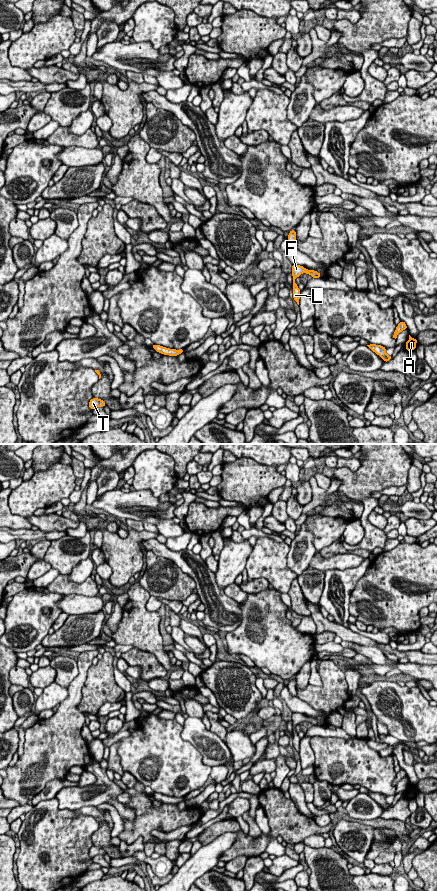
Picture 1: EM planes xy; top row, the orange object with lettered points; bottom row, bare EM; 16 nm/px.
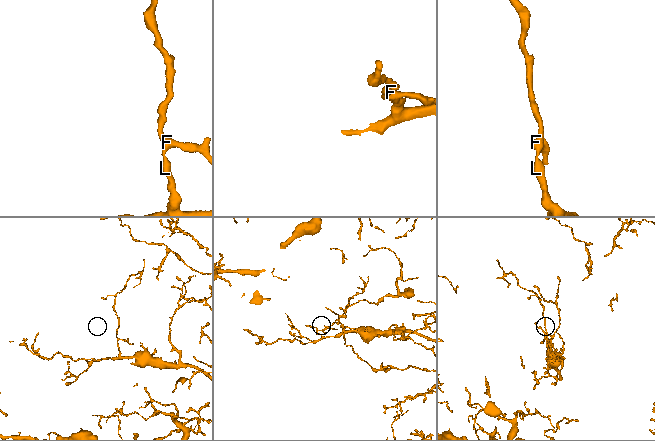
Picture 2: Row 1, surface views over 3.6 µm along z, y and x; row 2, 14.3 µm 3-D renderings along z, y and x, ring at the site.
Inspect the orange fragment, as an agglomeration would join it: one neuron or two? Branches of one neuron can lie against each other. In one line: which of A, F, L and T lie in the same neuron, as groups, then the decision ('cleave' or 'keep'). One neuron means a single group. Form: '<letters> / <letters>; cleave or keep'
A F L T; keep

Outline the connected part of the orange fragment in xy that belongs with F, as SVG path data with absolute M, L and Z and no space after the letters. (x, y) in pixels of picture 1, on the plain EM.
M292 712L292 725L293 725L293 747L299 753L300 740L301 738L298 736L298 733L295 731L295 727L299 725L301 722L306 721L312 724L312 726L320 726L321 722L314 718L308 718L301 713Z

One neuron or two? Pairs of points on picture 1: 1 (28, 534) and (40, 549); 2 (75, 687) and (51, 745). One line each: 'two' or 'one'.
1: two
2: one

